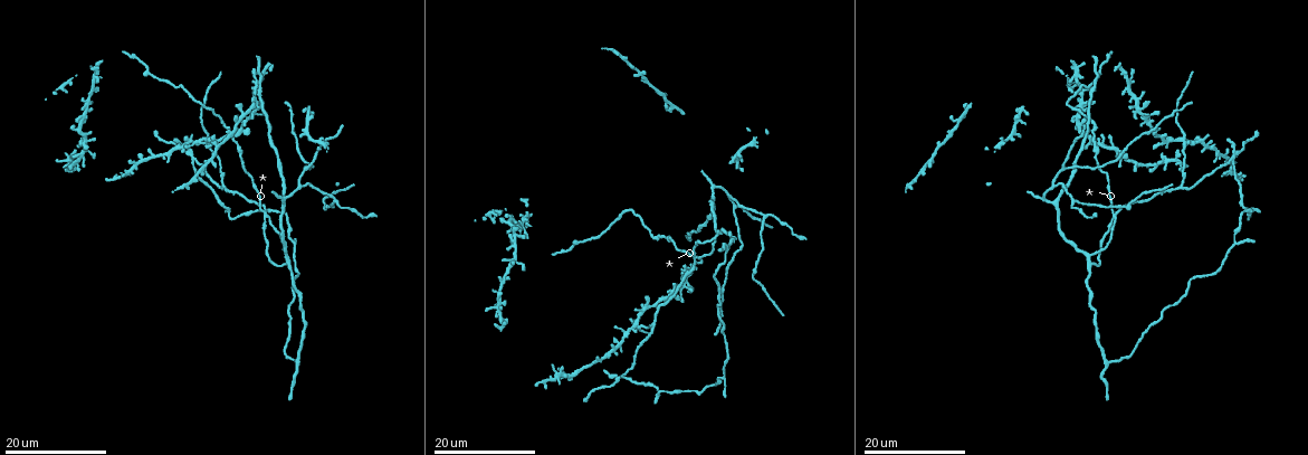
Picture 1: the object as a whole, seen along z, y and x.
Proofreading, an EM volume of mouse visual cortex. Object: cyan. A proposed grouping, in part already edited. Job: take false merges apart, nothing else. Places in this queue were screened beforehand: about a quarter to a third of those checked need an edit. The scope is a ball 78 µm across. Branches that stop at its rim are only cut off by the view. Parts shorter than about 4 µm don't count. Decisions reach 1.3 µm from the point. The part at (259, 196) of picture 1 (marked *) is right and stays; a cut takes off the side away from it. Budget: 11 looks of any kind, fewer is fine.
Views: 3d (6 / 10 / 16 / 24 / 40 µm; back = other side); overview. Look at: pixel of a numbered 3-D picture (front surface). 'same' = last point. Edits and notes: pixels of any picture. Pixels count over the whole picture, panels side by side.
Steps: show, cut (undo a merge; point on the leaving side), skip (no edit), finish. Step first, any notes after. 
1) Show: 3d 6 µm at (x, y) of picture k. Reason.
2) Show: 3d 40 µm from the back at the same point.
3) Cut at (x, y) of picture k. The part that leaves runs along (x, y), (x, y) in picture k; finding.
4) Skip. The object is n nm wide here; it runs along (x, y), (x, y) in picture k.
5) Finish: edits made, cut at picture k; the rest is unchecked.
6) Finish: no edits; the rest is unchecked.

Show: 3d 24 µm at (1065, 168) of picture 1. Three arms meet.

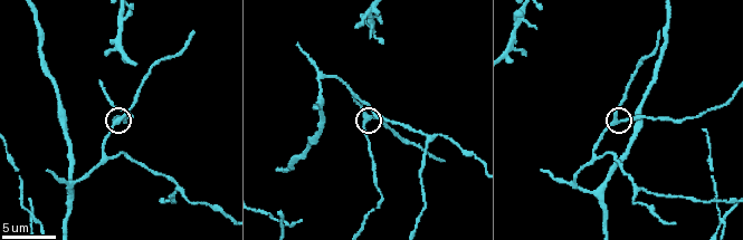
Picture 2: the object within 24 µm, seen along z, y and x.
Show: 3d 10 µm at (618, 120) of picture 2.

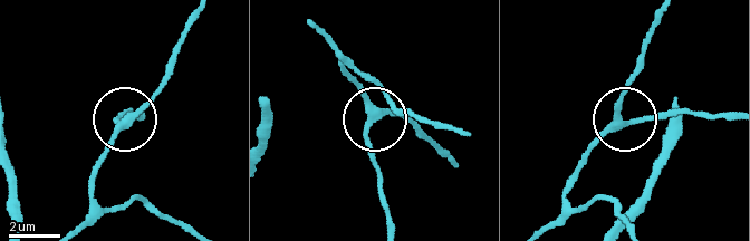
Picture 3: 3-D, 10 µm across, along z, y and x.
Skip. The object is 250 nm wide here; it runs along (82, 223), (92, 172), (112, 140), (169, 78) in picture 3; continuous, no second cell.

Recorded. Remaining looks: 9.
Show: 3d 16 µm at (1180, 140) of picture 1.

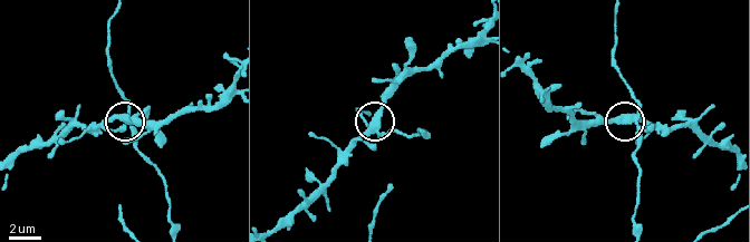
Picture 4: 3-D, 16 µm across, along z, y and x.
Show: 3d 10 µm at (632, 117) of picture 4.

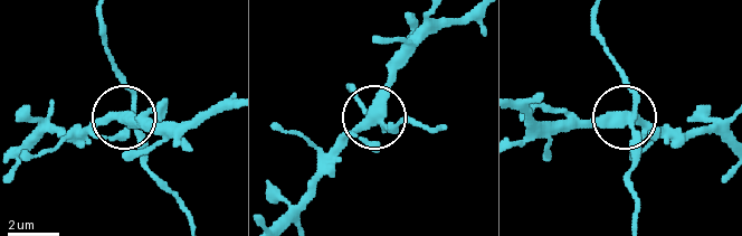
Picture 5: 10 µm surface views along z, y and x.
Skip. The side arm is 28 µm long; it runs along (634, 219), (634, 135), (626, 119), (671, 129) in picture 5; continuous, no second cell.

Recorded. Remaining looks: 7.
Show: 3d 24 µm at (658, 393) of picture 1. Thick turns thin.

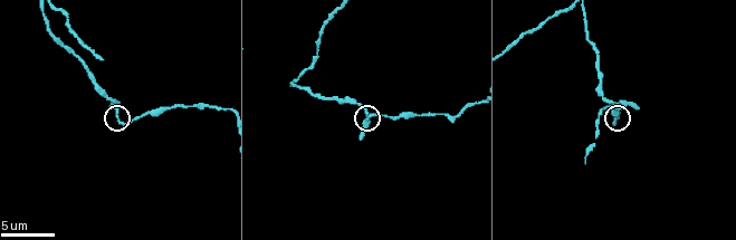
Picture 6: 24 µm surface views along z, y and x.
Show: 3d 10 µm at (116, 117) of picture 6.

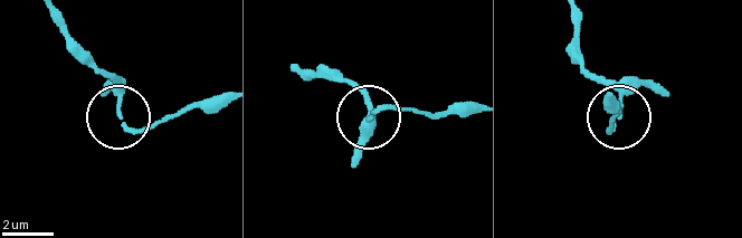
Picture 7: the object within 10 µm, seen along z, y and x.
Skip. It runs along (296, 68), (348, 82), (367, 120), (386, 107), (421, 114) in picture 7; one cell here.

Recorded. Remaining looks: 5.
Show: 3d 16 µm at (1182, 188) of picture 1. Three arms meet.

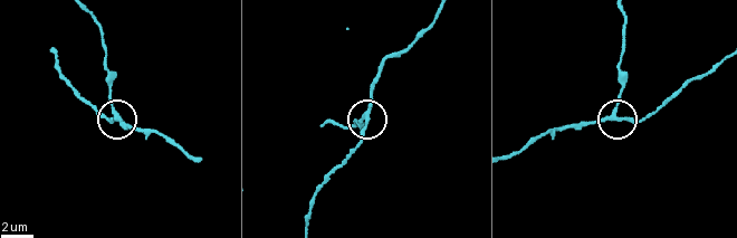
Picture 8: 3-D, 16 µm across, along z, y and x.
Show: 3d 6 µm at (367, 116) of picture 8.

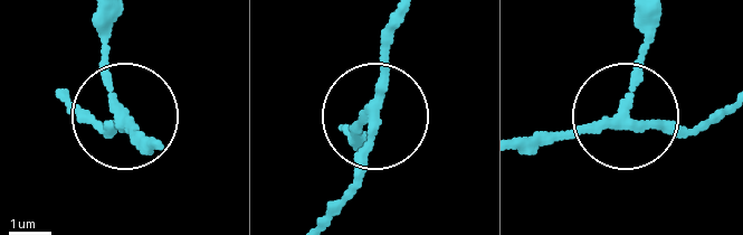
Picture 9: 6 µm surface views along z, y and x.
Skip. The object is 210 nm wide here; it runs along (522, 151), (625, 119), (639, 11) in picture 9; one cell here.

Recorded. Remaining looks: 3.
Show: 3d 24 µm at (1234, 162) of picture 1. A fork.

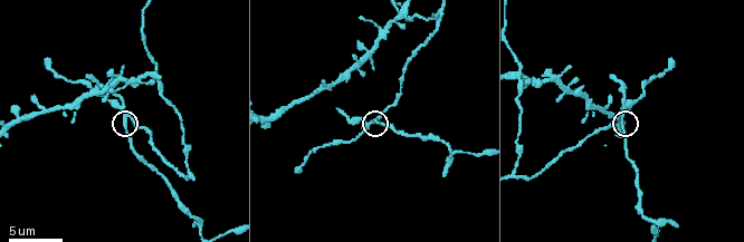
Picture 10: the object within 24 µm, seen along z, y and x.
Show: 3d 10 µm at (123, 117) of picture 10.

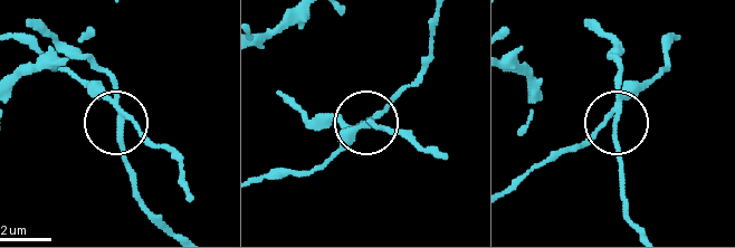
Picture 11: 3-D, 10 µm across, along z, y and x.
Skip. The side arm is 12 µm long; 3 arms meet here; all the same cell.

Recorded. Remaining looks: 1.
Finish: no edits; the rest is unchecked.

